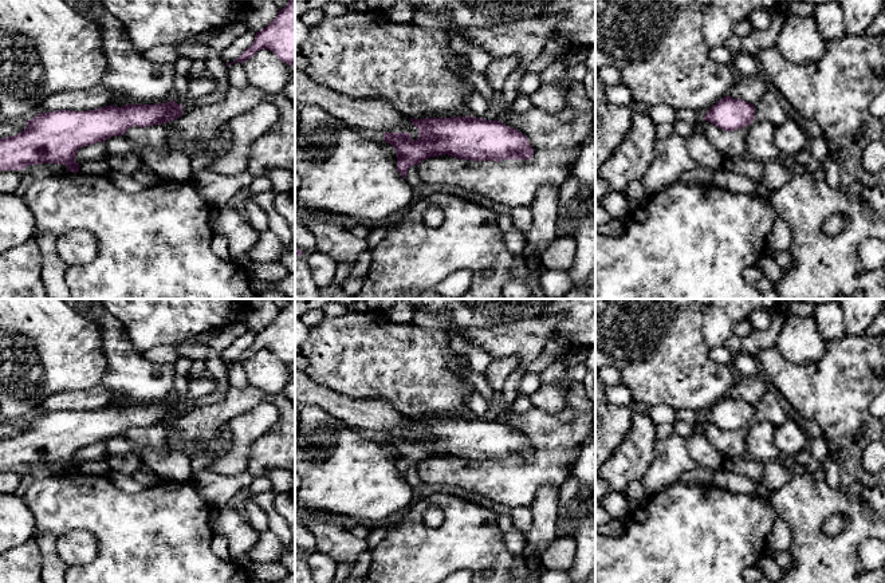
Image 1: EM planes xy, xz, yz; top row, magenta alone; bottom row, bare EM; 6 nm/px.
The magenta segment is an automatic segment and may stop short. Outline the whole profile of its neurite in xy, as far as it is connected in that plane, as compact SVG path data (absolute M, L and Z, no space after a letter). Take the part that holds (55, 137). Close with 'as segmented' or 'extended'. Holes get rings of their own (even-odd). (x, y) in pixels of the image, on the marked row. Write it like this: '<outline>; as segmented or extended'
M172 99L168 103L156 105L125 105L121 107L110 105L88 111L42 113L27 121L27 127L21 133L0 139L0 172L23 170L38 164L60 164L67 166L67 172L78 173L79 164L75 162L75 157L80 147L125 135L134 126L146 127L168 123L182 115L182 106Z; as segmented

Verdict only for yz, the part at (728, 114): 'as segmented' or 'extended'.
as segmented

